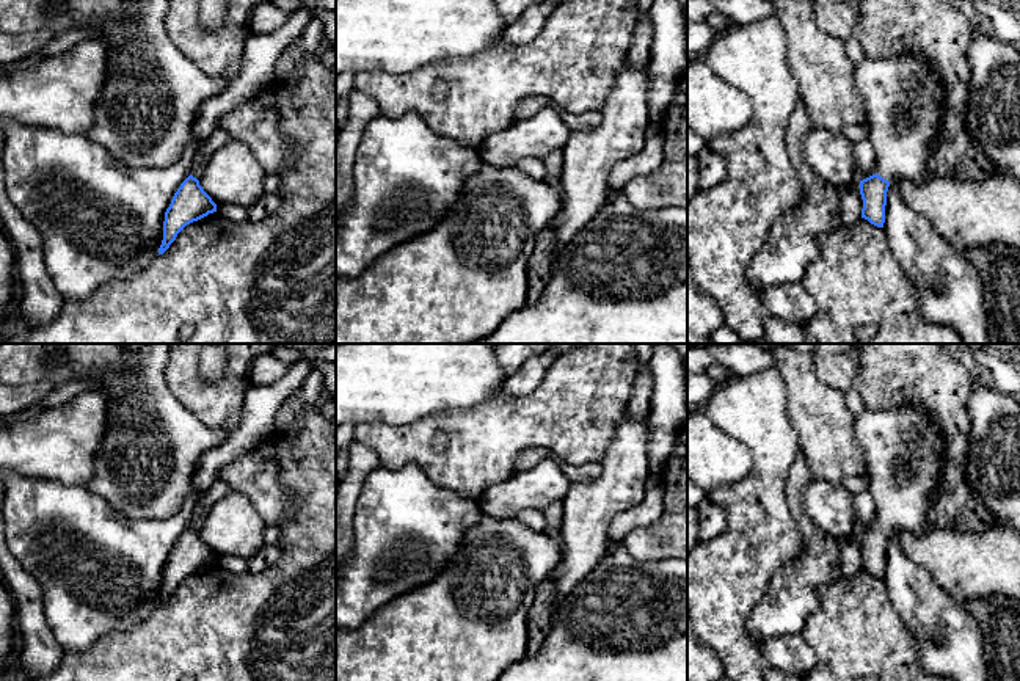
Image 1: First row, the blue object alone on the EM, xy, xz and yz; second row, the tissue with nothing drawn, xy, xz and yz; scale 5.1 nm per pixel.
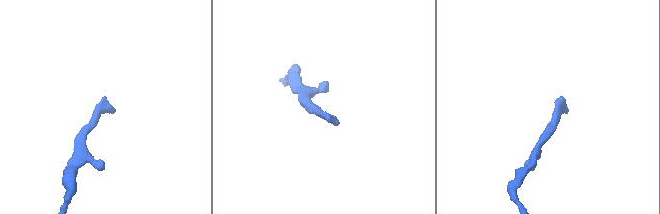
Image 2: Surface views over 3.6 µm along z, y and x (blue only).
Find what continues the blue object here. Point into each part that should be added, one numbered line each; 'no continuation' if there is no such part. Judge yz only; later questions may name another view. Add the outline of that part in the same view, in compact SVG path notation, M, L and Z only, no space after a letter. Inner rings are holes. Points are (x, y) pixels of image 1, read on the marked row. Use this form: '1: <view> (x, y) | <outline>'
1: yz (904, 101) | M916 53L865 55L854 67L854 82L865 102L868 135L876 140L876 174L920 184L931 173L927 163L945 113L940 75Z

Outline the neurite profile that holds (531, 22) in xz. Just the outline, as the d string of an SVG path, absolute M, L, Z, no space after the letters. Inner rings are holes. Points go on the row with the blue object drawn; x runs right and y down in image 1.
M545 0L538 5L529 6L516 22L507 25L502 31L502 44L507 47L521 46L532 41L543 28L548 16L560 3L554 0Z

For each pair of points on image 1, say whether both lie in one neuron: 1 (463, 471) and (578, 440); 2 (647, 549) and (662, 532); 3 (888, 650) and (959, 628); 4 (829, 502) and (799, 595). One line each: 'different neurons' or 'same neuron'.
1: same neuron
2: same neuron
3: different neurons
4: different neurons

